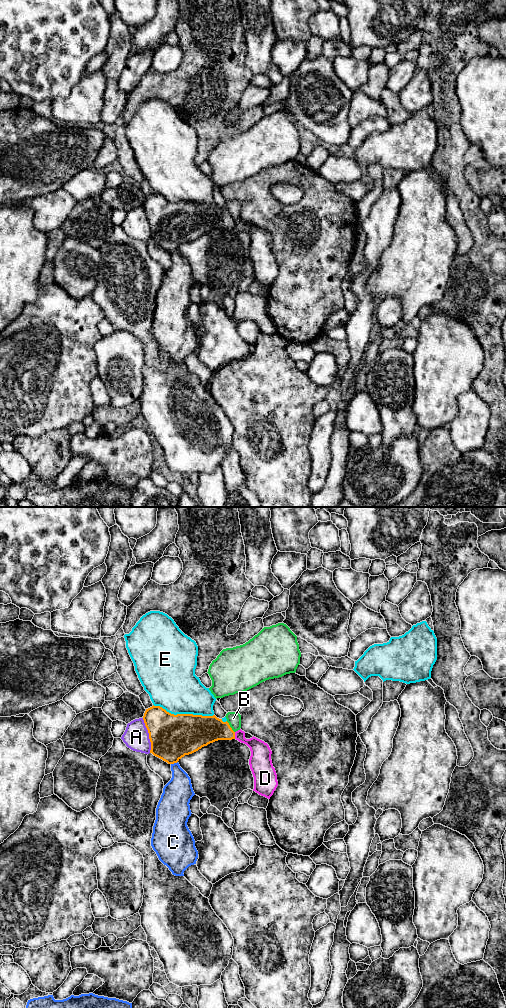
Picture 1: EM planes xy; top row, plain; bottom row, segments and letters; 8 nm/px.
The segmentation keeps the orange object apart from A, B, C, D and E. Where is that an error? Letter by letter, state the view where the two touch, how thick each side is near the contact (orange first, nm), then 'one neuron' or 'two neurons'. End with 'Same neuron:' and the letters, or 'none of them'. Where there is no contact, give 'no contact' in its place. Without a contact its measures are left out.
A: meets orange in xy; 360 nm thick on the orange side, 200 nm on the other; two neurons
B: meets orange in xy; 240 nm thick on the orange side, 110 nm on the other; two neurons
C: meets orange in xy; 360 nm thick on the orange side, 240 nm on the other; two neurons
D: meets orange in xy; 220 nm thick on the orange side, 160 nm on the other; two neurons
E: meets orange in xy; 360 nm thick on the orange side, 400 nm on the other; two neurons
Same neuron: none of them

